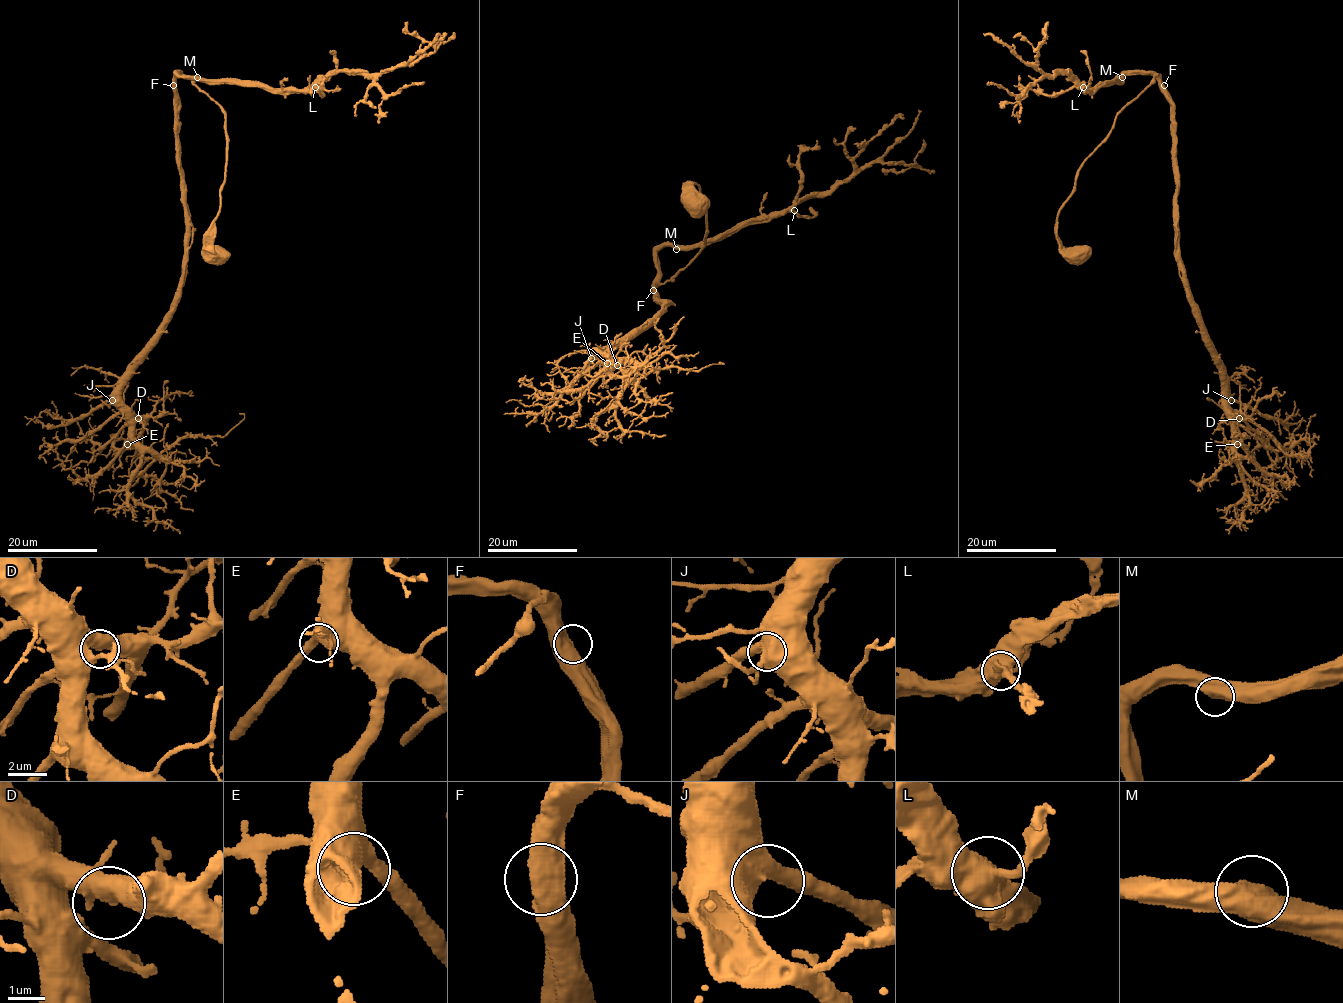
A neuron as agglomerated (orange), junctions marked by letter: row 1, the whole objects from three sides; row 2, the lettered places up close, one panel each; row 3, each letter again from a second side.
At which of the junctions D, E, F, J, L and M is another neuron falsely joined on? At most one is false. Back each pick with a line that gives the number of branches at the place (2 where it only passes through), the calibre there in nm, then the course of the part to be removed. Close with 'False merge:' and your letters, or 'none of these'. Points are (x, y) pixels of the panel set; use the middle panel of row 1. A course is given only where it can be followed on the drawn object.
False merge: none of these

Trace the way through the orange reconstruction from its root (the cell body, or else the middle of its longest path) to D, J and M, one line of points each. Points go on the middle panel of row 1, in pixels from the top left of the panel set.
D: (697, 204), (694, 183), (706, 209), (706, 244), (655, 287), (663, 307), (625, 341), (600, 352), (617, 365)
J: (697, 204), (694, 183), (706, 209), (706, 244), (655, 287), (663, 307), (625, 341), (591, 358)
M: (697, 204), (694, 183), (706, 209), (706, 244), (662, 284), (656, 252), (666, 246), (676, 249)

